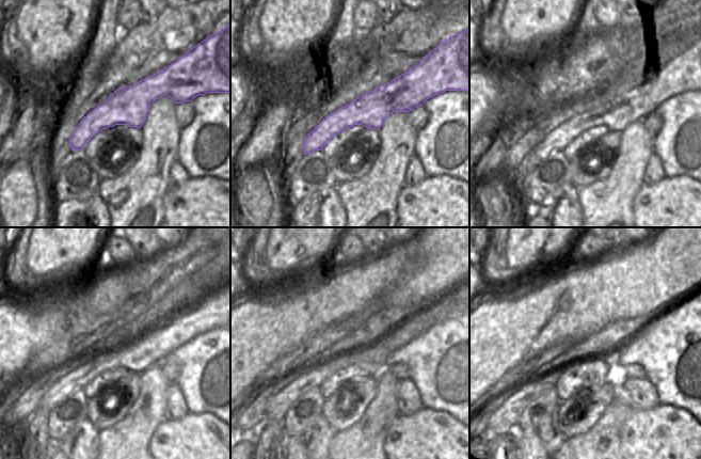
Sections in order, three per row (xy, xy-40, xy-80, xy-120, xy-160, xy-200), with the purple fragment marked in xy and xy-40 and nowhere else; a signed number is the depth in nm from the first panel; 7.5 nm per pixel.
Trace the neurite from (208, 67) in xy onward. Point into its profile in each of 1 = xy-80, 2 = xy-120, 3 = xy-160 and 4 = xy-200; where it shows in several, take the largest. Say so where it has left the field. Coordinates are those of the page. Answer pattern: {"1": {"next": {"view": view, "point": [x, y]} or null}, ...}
{"1": {"next": {"view": "xy-80", "point": [686, 67]}}, "2": {"next": {"view": "xy-120", "point": [208, 309]}}, "3": {"next": {"view": "xy-160", "point": [371, 358]}}, "4": {"next": {"view": "xy-200", "point": [502, 423]}}}

